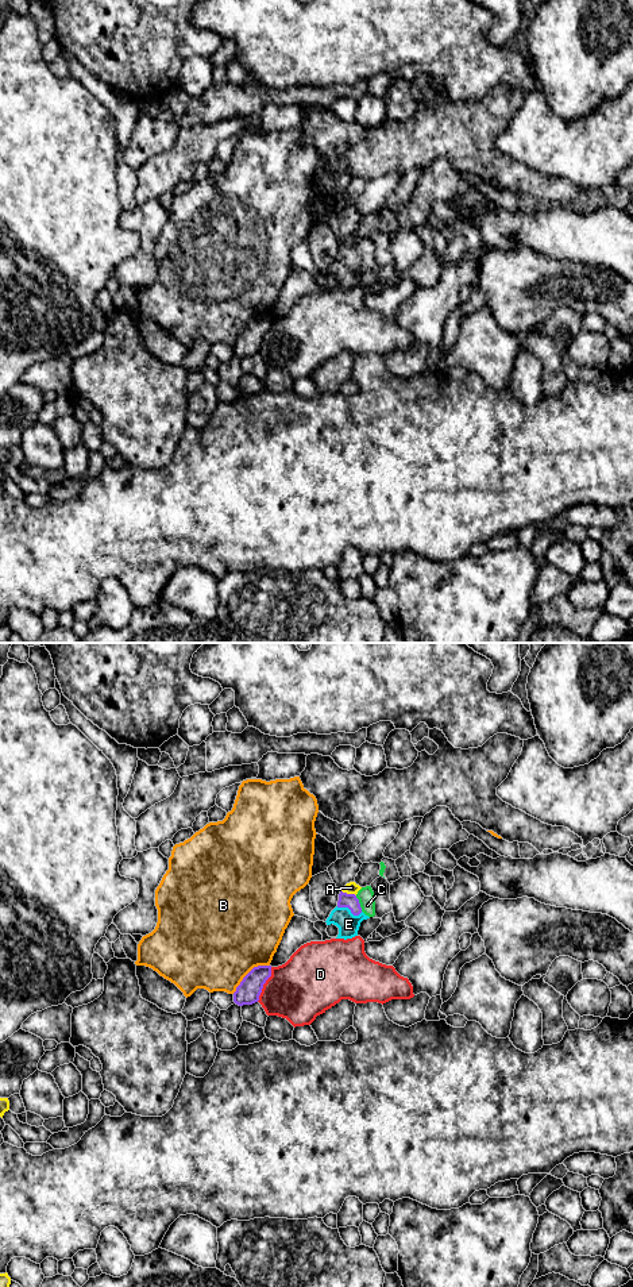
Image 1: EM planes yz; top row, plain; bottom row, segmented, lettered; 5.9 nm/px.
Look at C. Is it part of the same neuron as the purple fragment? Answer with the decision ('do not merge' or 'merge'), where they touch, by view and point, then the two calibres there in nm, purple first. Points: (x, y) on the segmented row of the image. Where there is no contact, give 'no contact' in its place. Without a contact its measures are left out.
do not merge; meets purple in yz at (359, 904); 90 nm thick on the purple side, 100 nm on the other

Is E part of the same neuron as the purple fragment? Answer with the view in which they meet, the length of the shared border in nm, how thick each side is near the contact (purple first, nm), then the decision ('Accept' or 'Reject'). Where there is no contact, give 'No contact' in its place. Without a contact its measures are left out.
Touches purple in yz. Shared border 160 nm. Thickness 90 nm (purple) against 130 nm. Reject

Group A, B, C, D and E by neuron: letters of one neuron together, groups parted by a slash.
A / B / C E / D

